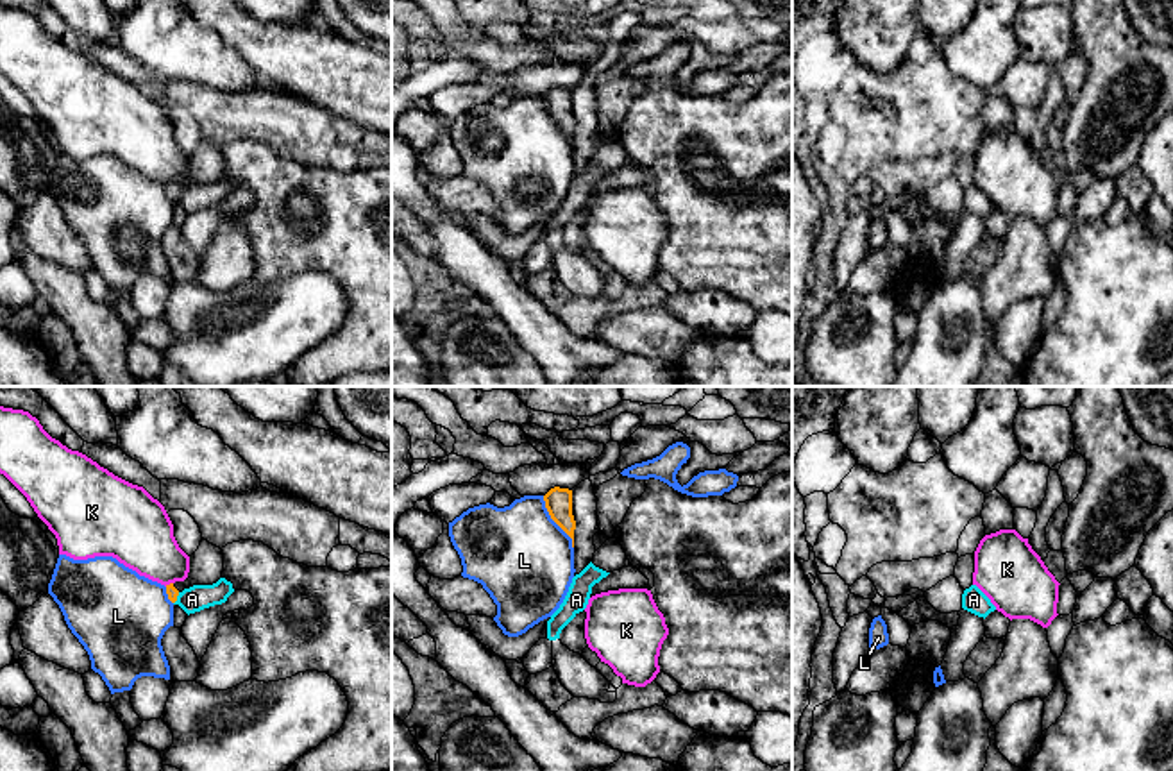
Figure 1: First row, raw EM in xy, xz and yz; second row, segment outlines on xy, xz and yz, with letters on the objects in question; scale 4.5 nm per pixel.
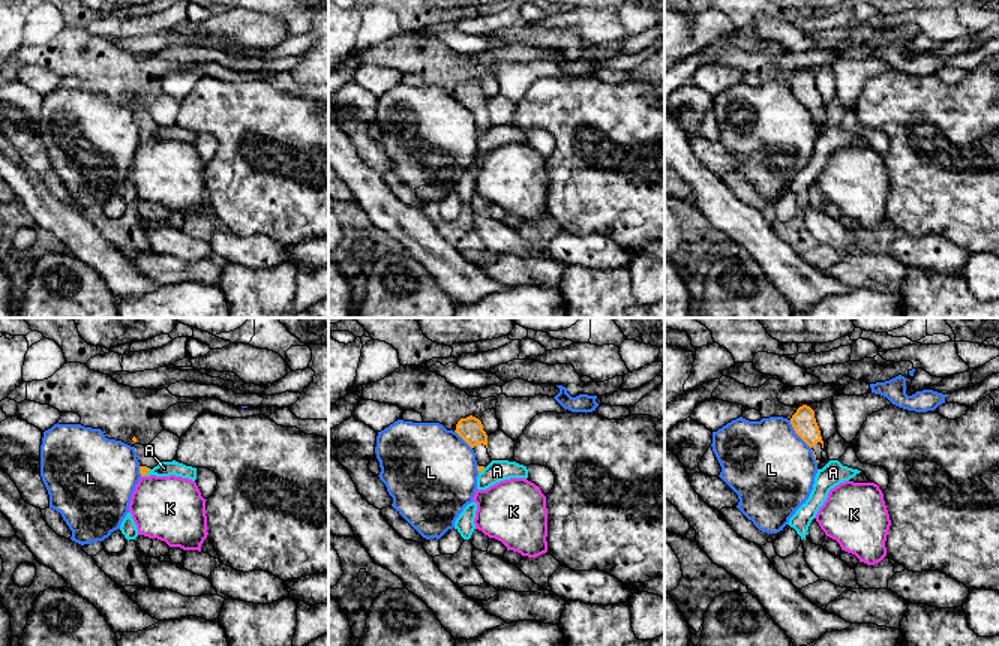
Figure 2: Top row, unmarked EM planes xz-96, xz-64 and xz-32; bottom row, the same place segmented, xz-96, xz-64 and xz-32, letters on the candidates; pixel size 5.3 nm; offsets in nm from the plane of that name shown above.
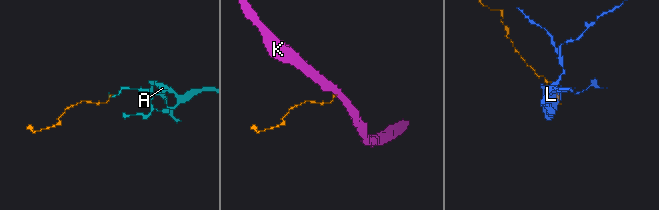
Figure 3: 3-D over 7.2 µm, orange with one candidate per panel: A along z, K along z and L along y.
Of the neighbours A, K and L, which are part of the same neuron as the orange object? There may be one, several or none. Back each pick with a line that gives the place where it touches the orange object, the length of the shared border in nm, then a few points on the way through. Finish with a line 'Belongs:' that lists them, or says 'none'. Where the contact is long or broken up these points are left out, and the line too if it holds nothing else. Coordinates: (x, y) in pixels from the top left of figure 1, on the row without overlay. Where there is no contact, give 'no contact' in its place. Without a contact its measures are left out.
Belongs: none

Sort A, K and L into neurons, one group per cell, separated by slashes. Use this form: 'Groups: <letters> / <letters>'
Groups: A / K / L

